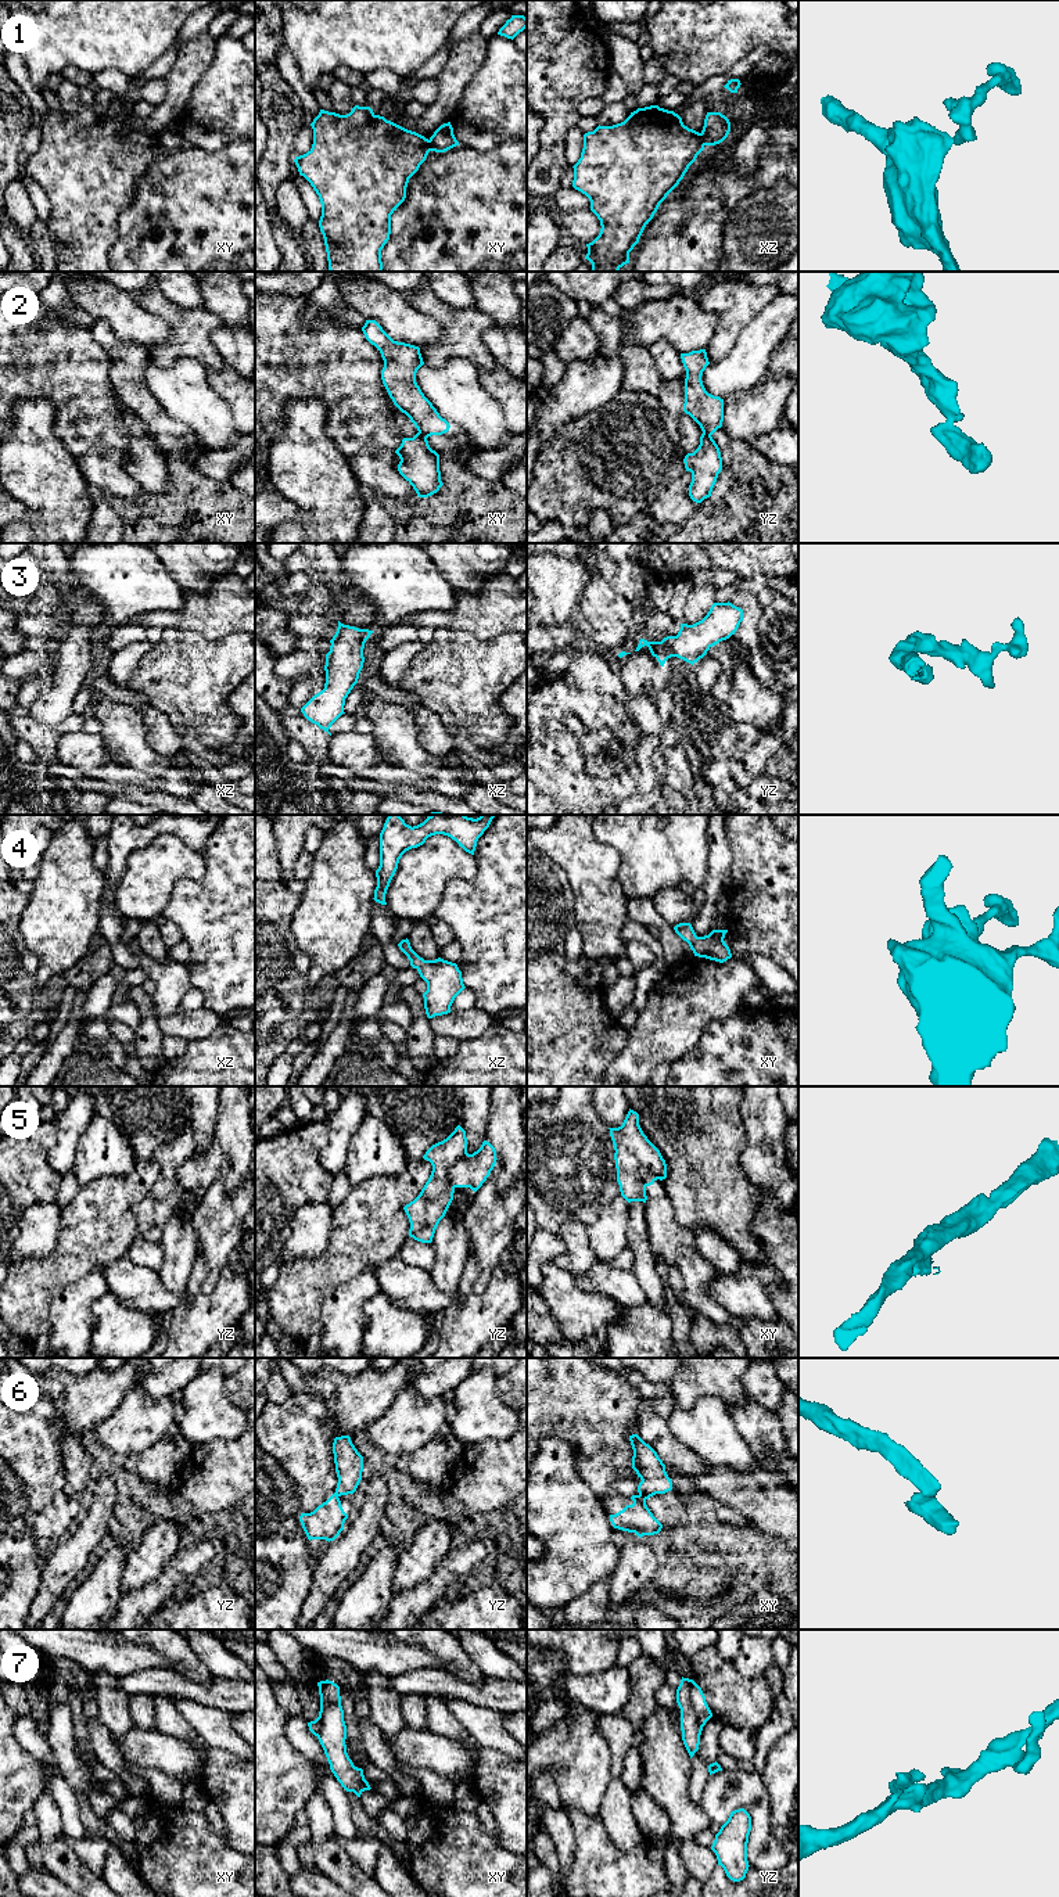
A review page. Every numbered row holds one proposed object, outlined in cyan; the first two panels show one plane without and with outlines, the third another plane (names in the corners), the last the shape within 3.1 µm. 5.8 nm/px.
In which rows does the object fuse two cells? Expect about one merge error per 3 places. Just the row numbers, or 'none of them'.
1, 2, 5, 6, 7

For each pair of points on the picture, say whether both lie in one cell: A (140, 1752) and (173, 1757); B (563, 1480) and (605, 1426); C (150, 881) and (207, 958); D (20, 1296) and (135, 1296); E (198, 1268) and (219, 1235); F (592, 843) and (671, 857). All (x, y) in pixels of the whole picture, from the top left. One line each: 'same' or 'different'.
A: same
B: different
C: different
D: different
E: different
F: different

